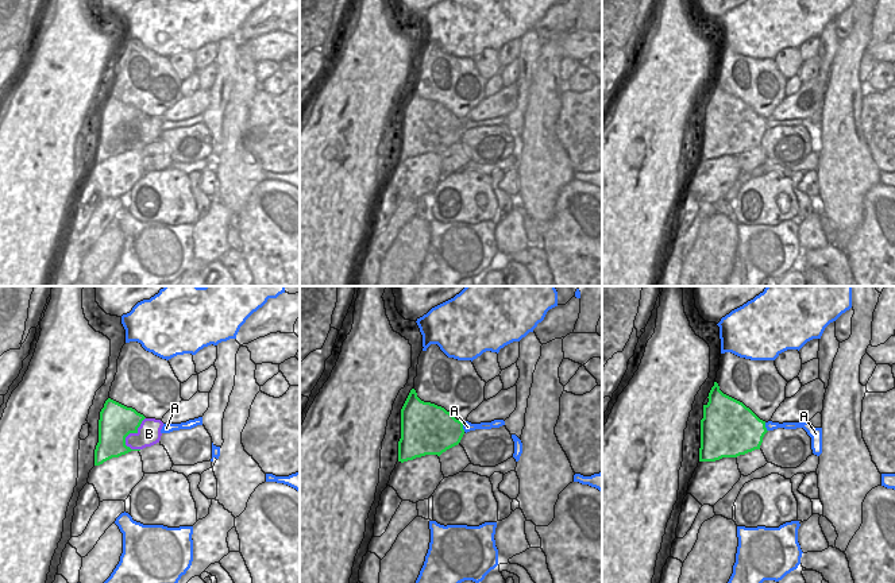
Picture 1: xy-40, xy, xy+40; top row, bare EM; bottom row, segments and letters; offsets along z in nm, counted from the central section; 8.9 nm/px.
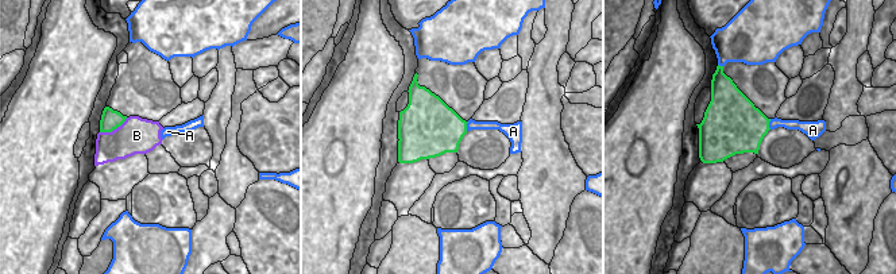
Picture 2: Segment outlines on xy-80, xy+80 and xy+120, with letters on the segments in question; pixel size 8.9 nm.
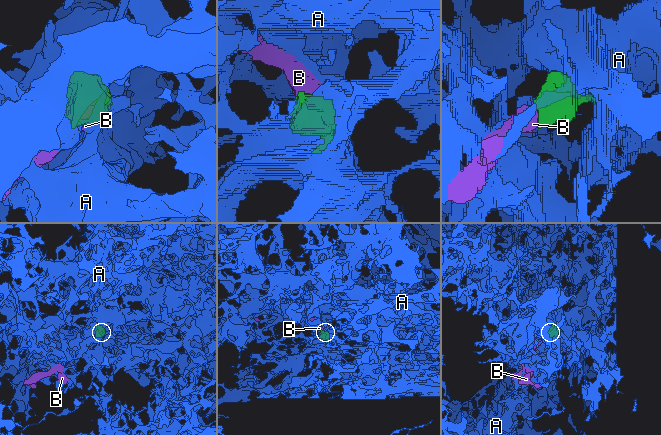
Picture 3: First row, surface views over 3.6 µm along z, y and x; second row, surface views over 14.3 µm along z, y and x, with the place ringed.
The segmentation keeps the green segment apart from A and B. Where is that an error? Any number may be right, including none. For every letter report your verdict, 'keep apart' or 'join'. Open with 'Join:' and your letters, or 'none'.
Join: B
A: keep apart
B: join

